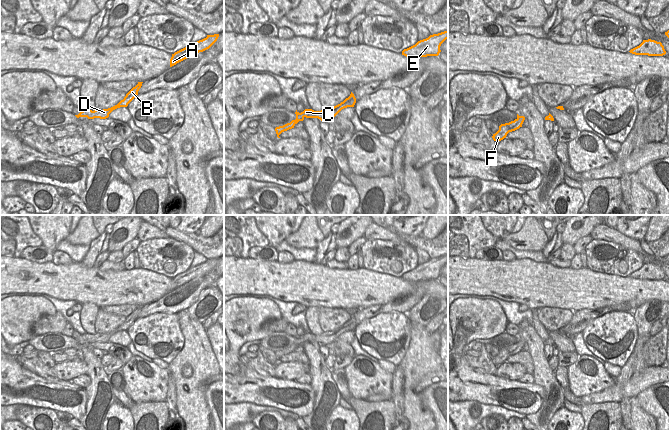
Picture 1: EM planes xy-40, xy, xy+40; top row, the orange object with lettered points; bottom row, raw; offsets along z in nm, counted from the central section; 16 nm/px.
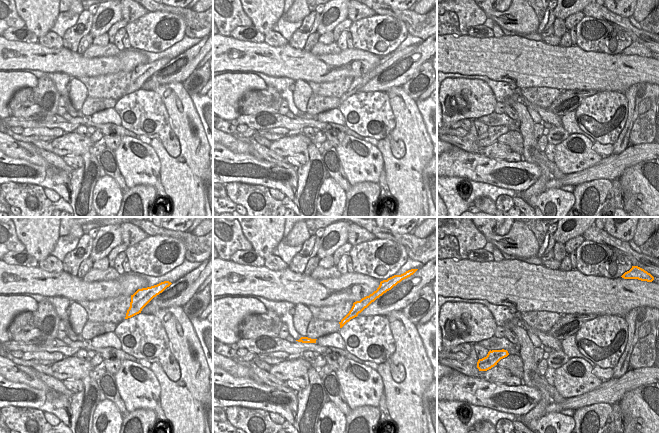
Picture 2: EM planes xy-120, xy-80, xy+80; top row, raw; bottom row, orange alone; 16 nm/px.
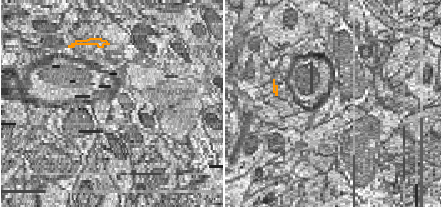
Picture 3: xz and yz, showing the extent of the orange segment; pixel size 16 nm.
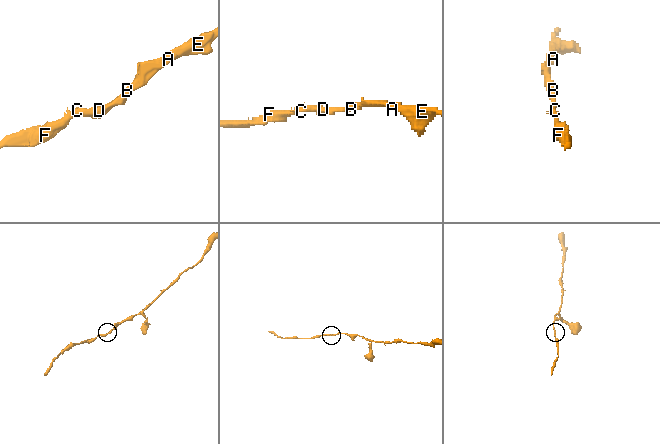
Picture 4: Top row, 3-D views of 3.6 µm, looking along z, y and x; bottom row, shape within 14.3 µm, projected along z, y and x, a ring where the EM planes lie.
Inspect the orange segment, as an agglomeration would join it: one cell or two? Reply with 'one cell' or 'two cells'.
one cell

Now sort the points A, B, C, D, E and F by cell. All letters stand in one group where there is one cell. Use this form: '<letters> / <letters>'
A B C D E F

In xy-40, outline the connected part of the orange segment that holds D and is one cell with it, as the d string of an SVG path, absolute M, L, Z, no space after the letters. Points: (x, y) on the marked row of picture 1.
M138 82L138 84L133 87L124 97L123 100L121 100L117 105L108 108L108 109L96 109L94 111L85 109L83 111L80 111L78 115L75 115L77 118L79 117L87 117L88 119L94 119L94 118L100 118L100 119L106 119L109 117L109 114L120 107L127 107L128 104L135 98L136 95L138 95L138 91L141 88L143 82Z

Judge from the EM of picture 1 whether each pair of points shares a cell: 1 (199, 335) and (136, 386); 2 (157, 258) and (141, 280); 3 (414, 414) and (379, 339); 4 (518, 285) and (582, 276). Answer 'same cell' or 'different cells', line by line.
1: different cells
2: different cells
3: different cells
4: same cell

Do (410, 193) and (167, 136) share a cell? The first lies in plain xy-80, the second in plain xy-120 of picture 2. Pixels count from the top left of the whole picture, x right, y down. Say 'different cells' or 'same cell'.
different cells

